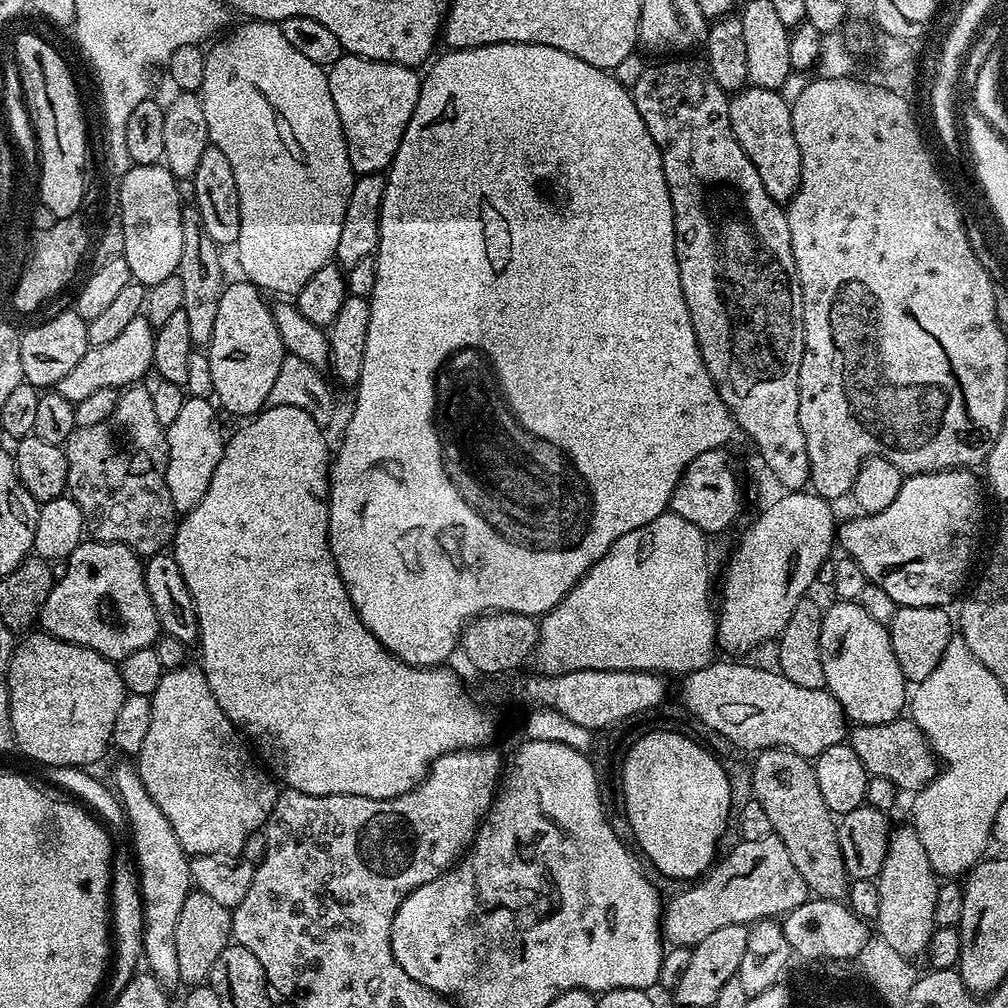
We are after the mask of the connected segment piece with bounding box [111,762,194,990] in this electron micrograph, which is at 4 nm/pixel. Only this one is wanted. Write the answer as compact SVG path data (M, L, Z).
M124 762L112 772L115 793L126 817L126 827L132 831L131 851L134 853L136 871L139 873L142 906L144 907L144 933L142 934L143 963L165 989L172 990L180 984L178 974L178 950L174 946L174 934L178 930L178 918L182 914L182 902L194 885L190 874L190 859L184 851L174 826L166 822L166 814L158 810L158 804L150 798L146 786L142 786L140 769L135 763Z

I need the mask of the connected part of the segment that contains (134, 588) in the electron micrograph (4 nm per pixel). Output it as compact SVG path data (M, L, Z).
M91 538L81 542L66 559L66 574L53 583L50 598L40 611L39 627L59 640L69 640L83 648L94 650L106 659L119 662L134 650L151 648L162 635L154 602L150 602L150 590L146 590L146 578L141 557L121 544L107 544Z

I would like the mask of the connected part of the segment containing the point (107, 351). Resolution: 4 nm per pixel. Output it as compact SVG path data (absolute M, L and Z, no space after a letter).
M143 314L134 318L134 322L127 324L122 334L118 334L118 338L105 342L102 346L88 347L82 358L75 363L74 368L56 383L55 391L75 405L82 402L82 398L94 394L94 390L107 388L123 390L129 386L139 385L143 381L140 379L147 372L153 371L155 337L156 329L148 323L148 319Z

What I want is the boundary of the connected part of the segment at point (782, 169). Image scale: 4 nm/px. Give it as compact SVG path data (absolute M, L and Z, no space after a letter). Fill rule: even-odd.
M745 86L729 99L728 113L734 138L738 138L738 146L754 162L754 170L758 170L758 178L762 178L762 186L766 186L766 194L774 198L777 204L784 206L800 189L802 174L802 154L798 150L798 142L794 142L794 122L792 121L792 105L774 88L753 88Z

